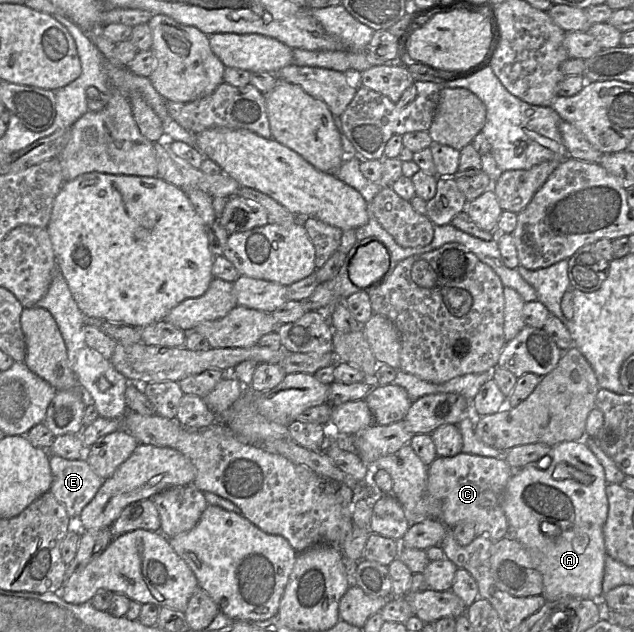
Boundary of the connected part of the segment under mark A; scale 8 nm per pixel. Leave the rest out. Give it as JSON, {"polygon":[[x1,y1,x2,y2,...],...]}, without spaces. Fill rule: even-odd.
{"polygon":[[583,441,562,442,551,447,549,456,545,456,540,461,528,464,522,469,514,470,507,483,506,490,502,498,502,508,506,515,509,525,509,535,520,542,530,554,536,569,540,572,543,579,542,596,546,601,557,601,561,598,577,598,589,600,601,600,602,582,604,576,605,559,607,556,604,542,603,527,608,514,608,500,606,496,607,482,605,472,595,455,584,444]]}

